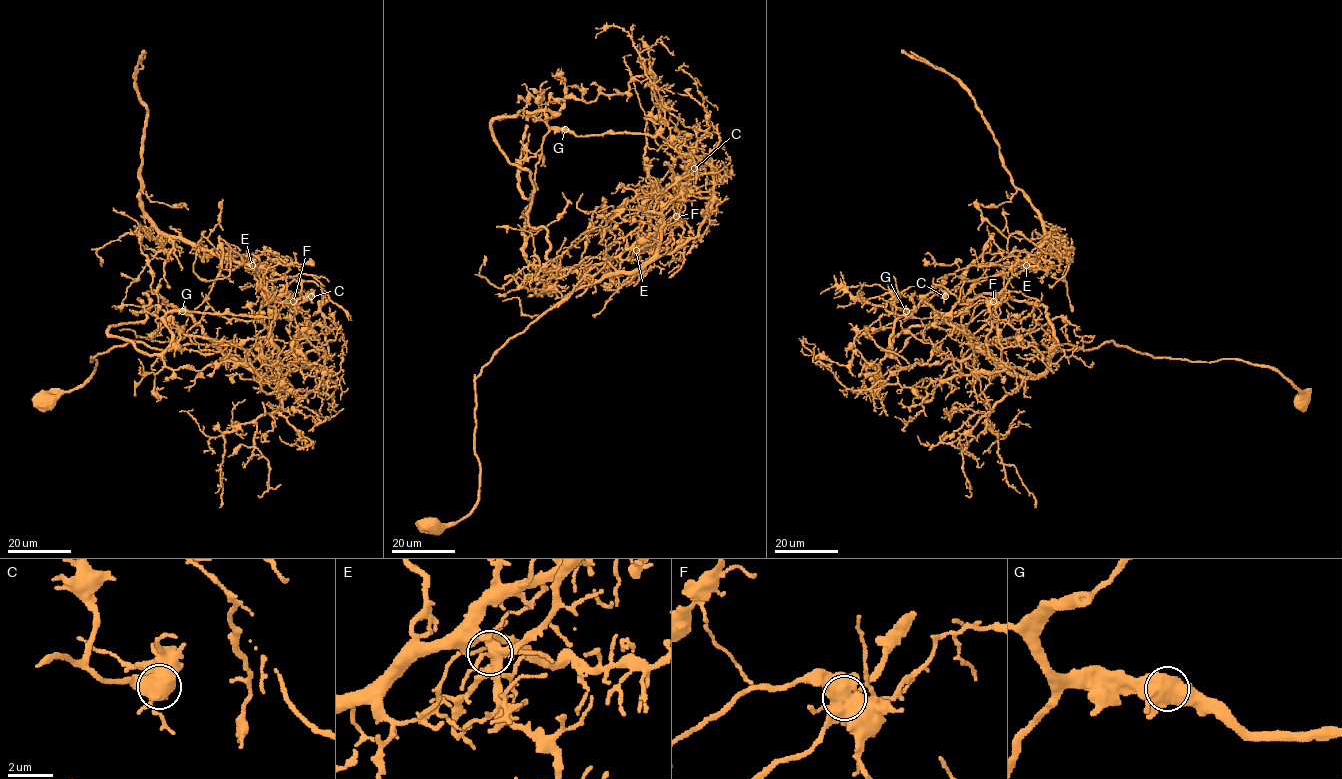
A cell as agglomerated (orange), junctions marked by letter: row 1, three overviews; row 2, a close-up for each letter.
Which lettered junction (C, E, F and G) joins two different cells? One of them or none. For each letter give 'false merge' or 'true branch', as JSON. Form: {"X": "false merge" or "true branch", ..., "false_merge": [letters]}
{"C": "true branch", "E": "true branch", "F": "false merge", "G": "true branch", "false_merge": ["F"]}

